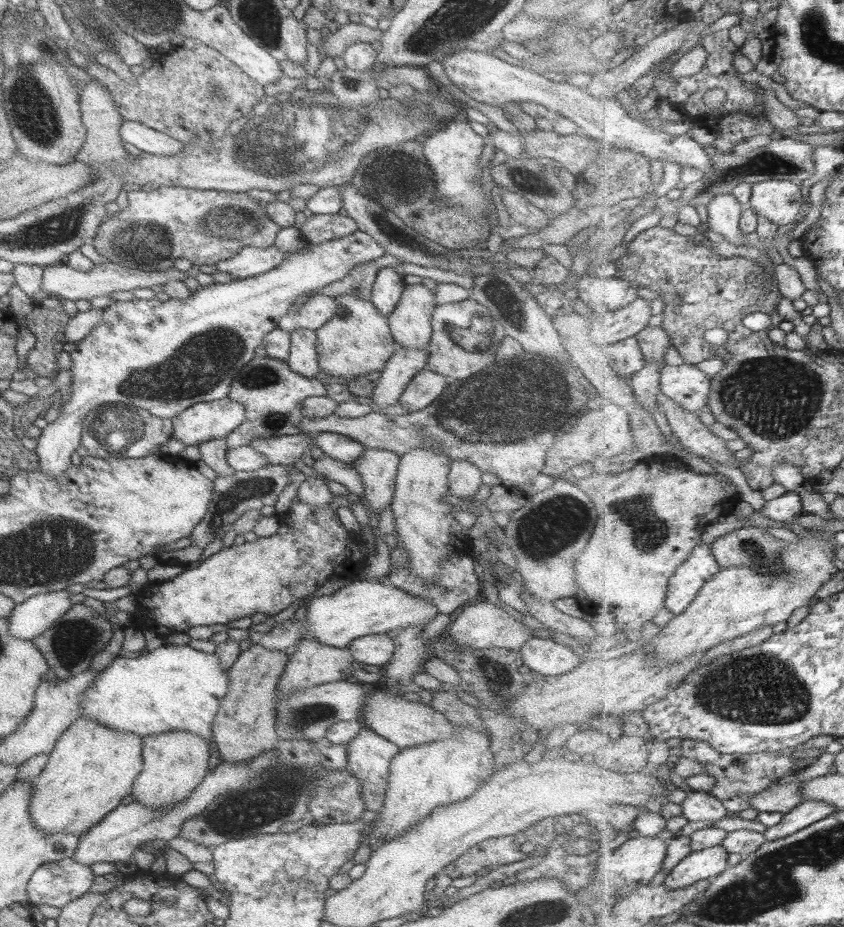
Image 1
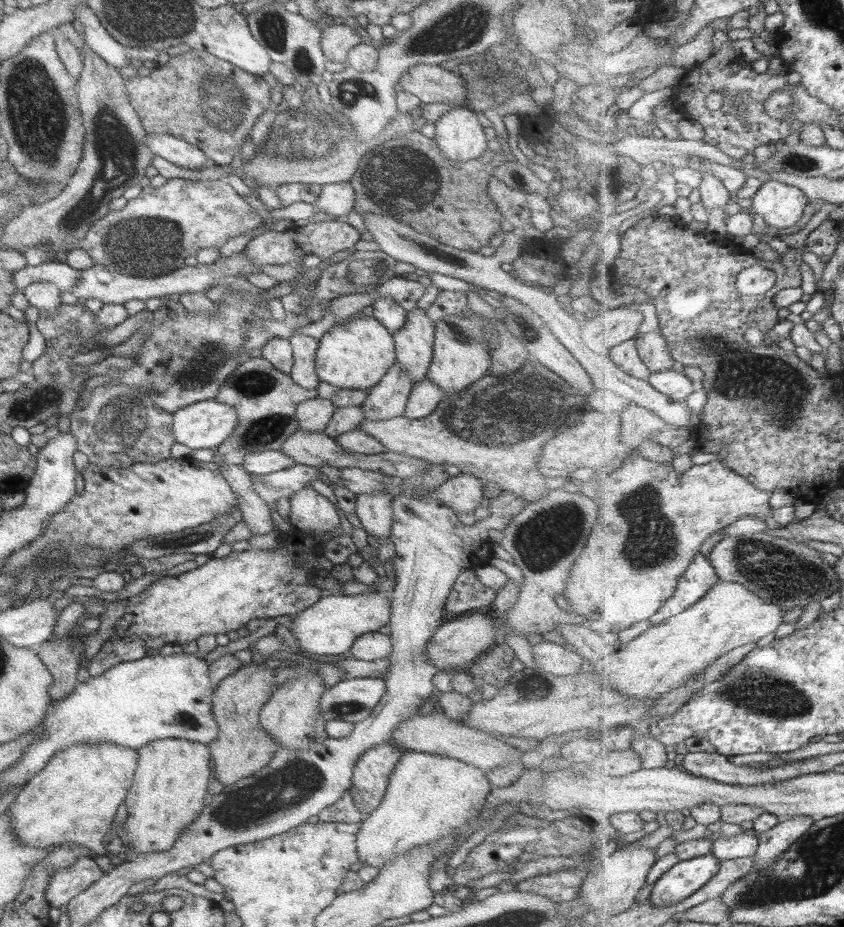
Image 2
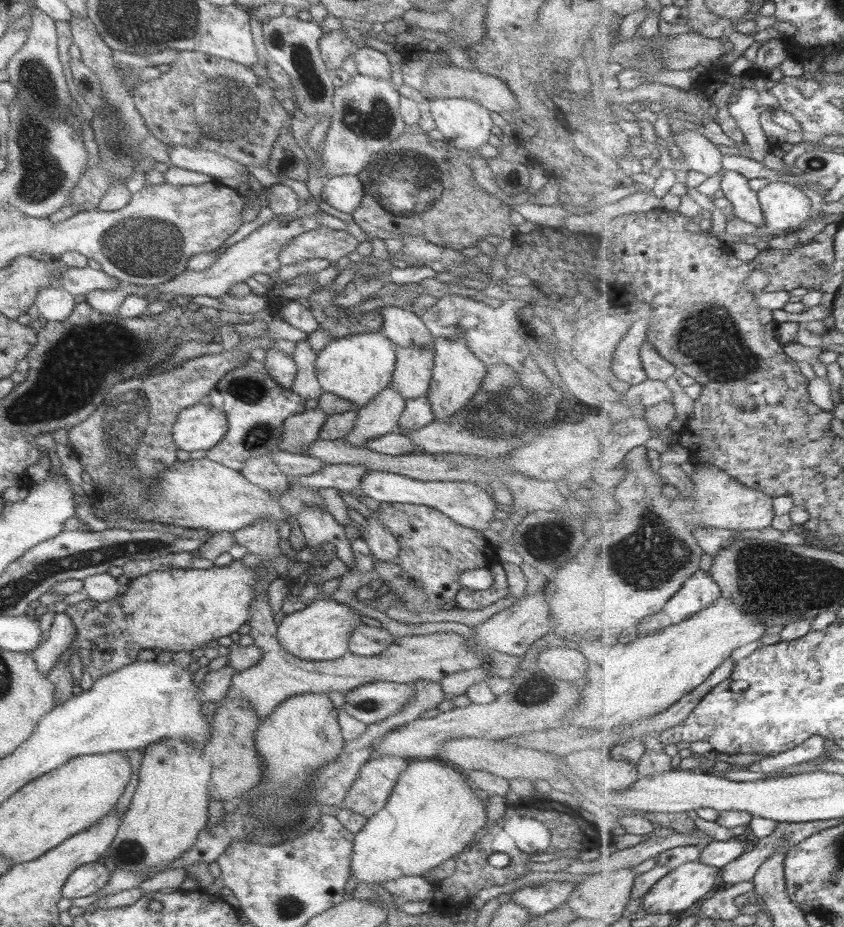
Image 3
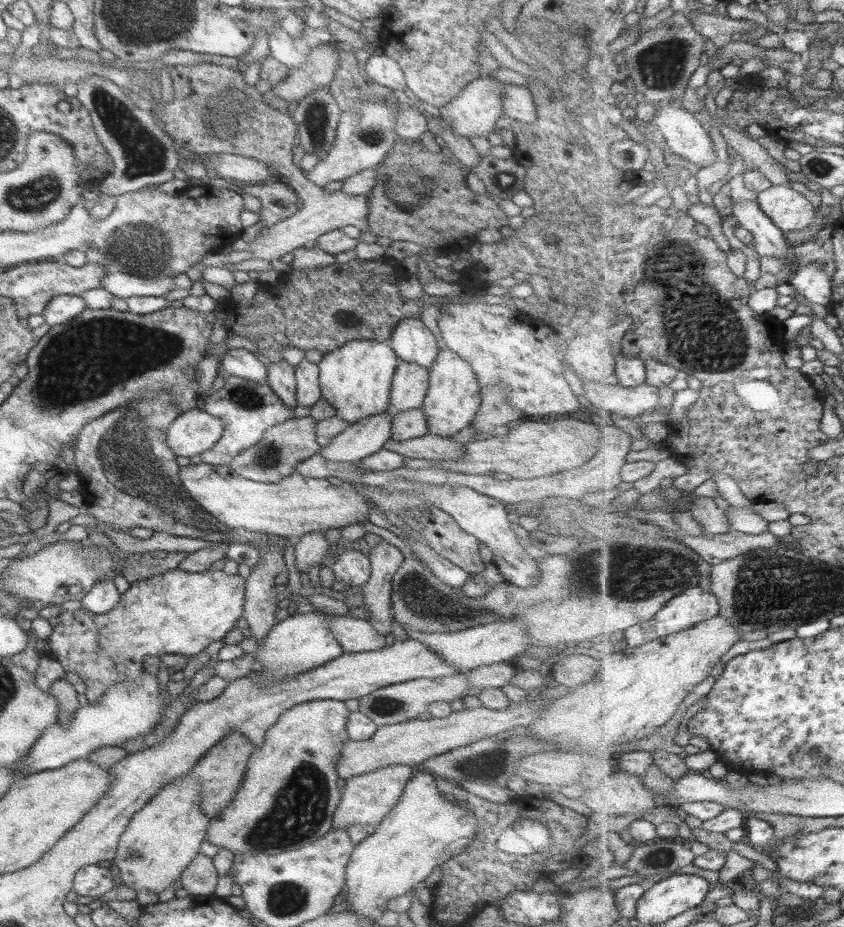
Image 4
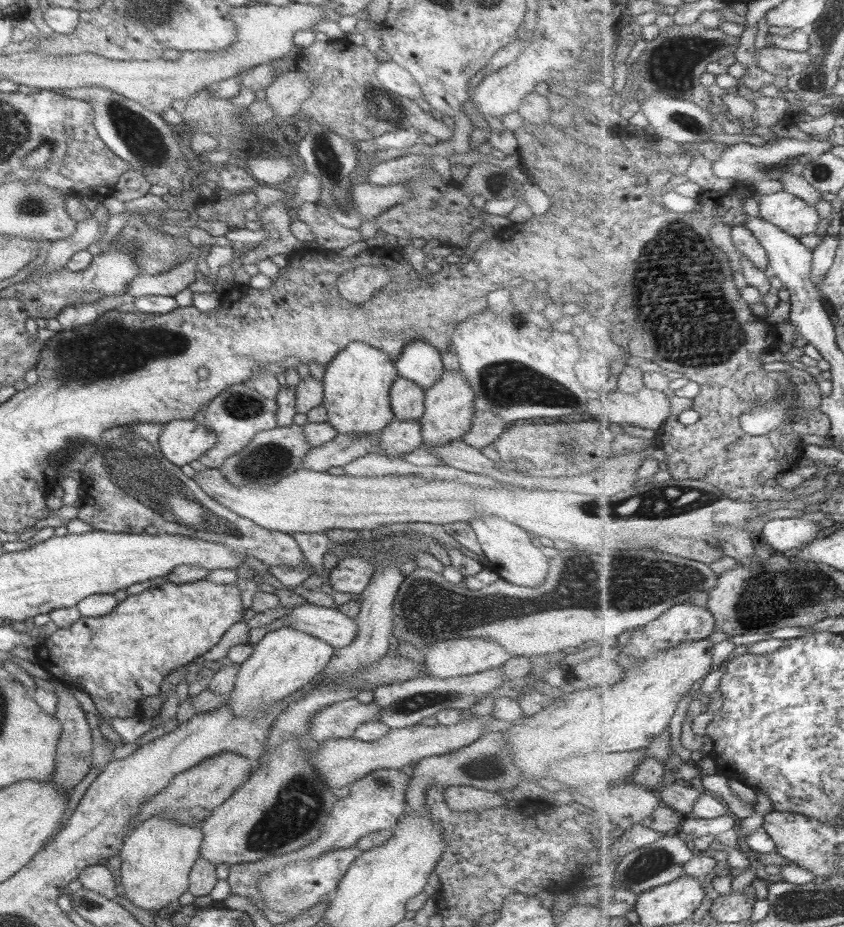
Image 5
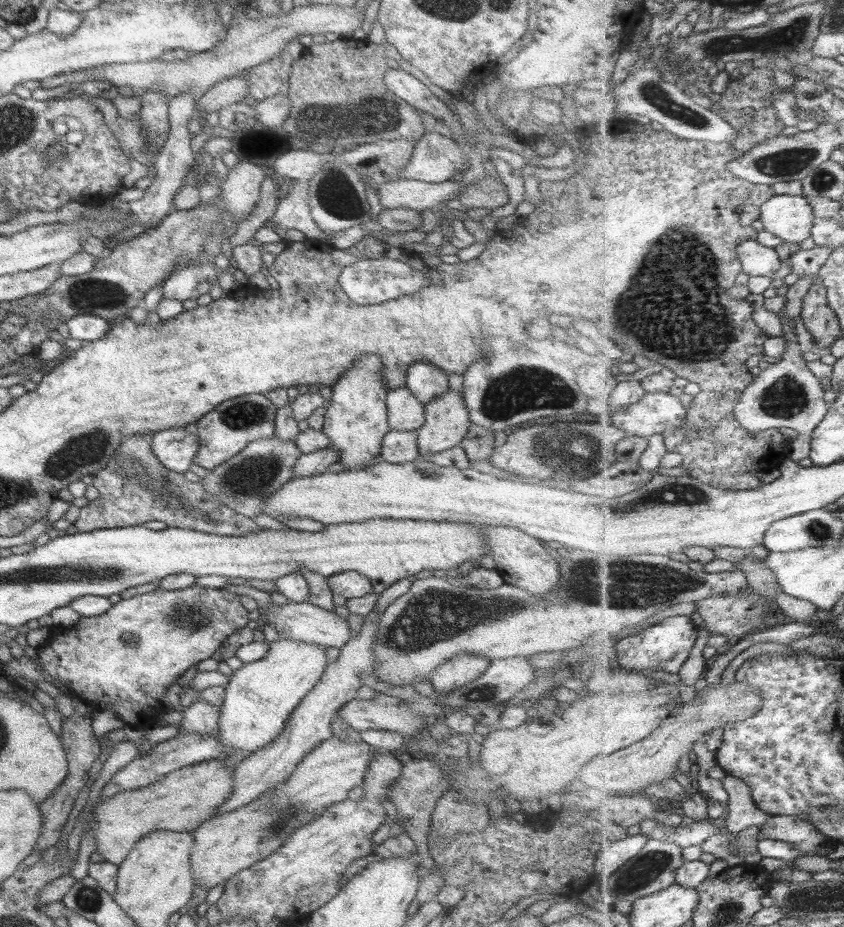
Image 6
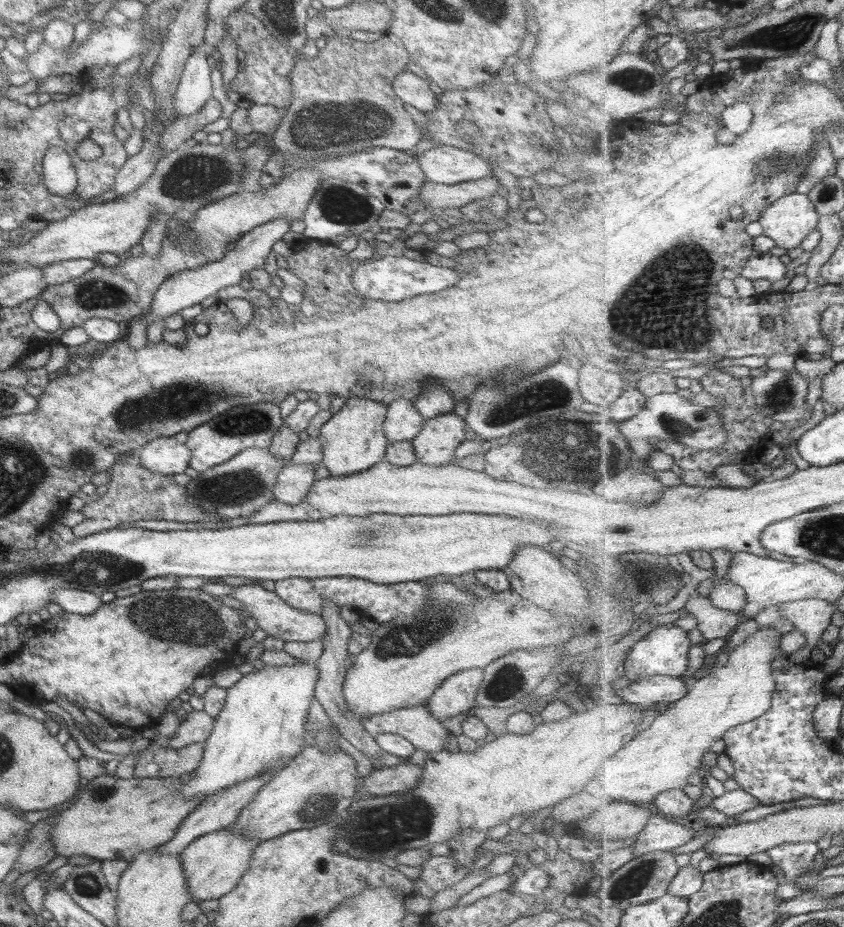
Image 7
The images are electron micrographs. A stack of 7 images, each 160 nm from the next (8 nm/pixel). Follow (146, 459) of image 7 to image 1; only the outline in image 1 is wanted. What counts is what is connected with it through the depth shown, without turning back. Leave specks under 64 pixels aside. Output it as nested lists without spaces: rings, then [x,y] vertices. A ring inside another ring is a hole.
[[[226,396],[215,401],[197,402],[182,410],[169,421],[172,438],[186,446],[209,440],[225,439],[243,422],[244,408]]]

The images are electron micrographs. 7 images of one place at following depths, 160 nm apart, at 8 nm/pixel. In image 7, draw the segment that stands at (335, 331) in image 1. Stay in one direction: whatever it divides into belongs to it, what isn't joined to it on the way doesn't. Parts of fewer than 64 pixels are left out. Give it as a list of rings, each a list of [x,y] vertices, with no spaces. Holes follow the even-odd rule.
[[[358,396],[345,400],[340,411],[321,426],[317,437],[322,454],[319,465],[327,469],[328,476],[355,474],[367,470],[384,458],[385,448],[388,446],[382,430],[385,415],[386,406],[380,402]]]

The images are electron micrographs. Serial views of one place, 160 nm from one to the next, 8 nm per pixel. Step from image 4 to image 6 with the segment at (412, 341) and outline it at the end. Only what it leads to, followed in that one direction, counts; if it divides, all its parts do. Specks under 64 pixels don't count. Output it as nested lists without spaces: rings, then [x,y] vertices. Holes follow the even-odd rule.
[[[427,363],[407,367],[404,387],[423,405],[448,390],[445,373]]]

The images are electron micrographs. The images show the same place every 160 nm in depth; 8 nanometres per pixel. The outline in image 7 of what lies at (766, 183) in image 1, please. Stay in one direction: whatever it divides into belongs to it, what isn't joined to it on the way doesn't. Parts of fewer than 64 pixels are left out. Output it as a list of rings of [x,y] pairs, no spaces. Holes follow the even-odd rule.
[[[794,192],[765,209],[758,222],[763,226],[765,236],[788,251],[801,247],[805,238],[818,230],[820,214],[809,195]]]

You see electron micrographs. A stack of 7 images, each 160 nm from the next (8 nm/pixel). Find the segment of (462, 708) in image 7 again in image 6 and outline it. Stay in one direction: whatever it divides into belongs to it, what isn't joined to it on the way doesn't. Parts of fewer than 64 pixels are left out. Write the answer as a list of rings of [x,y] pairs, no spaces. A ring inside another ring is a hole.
[[[460,654],[434,668],[428,676],[429,684],[436,694],[451,692],[475,680],[485,670],[488,662],[485,657]]]

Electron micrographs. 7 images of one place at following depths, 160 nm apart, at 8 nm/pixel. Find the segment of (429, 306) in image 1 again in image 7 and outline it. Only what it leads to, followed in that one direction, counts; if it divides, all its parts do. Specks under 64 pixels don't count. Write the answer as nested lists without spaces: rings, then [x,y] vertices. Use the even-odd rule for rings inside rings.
[[[404,398],[393,399],[386,406],[386,415],[382,422],[383,435],[388,444],[411,441],[424,423],[421,415],[412,405],[412,401]]]

